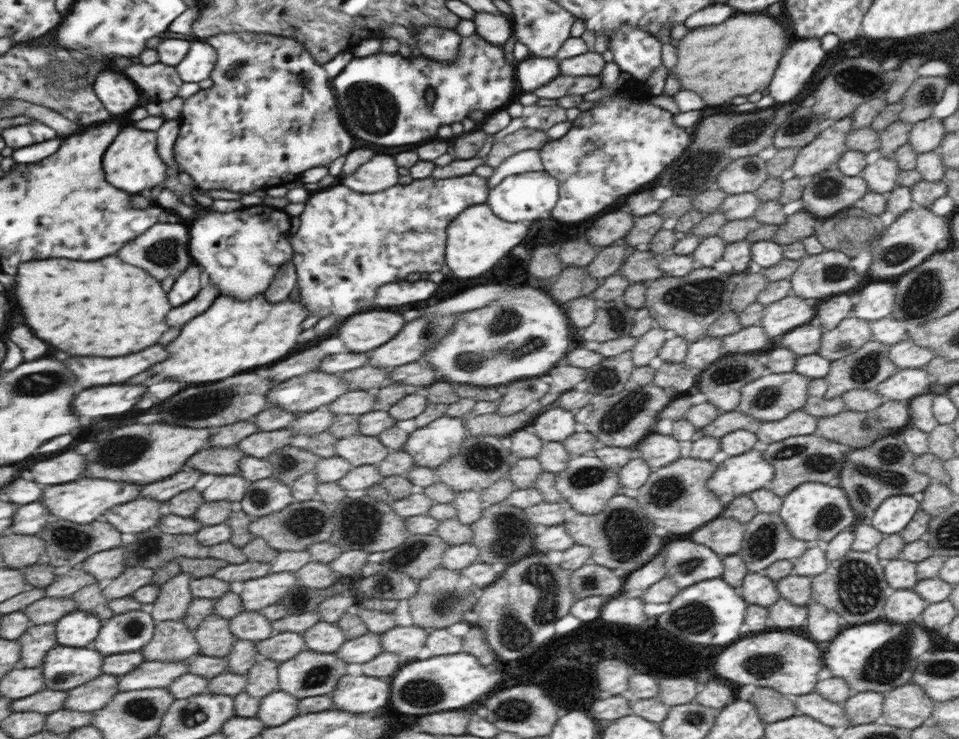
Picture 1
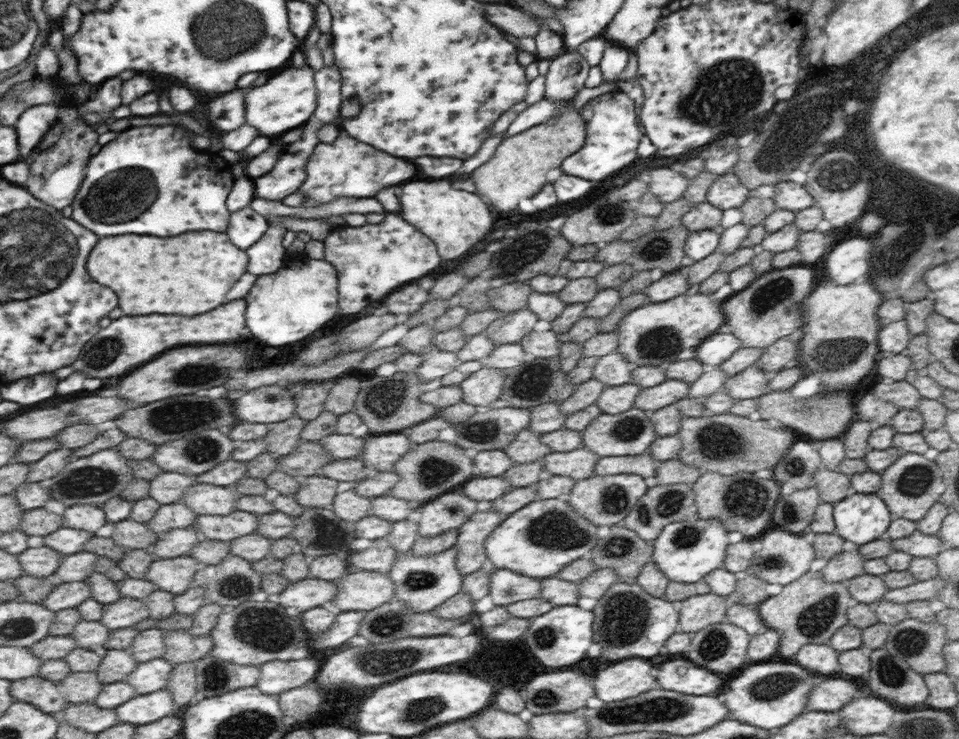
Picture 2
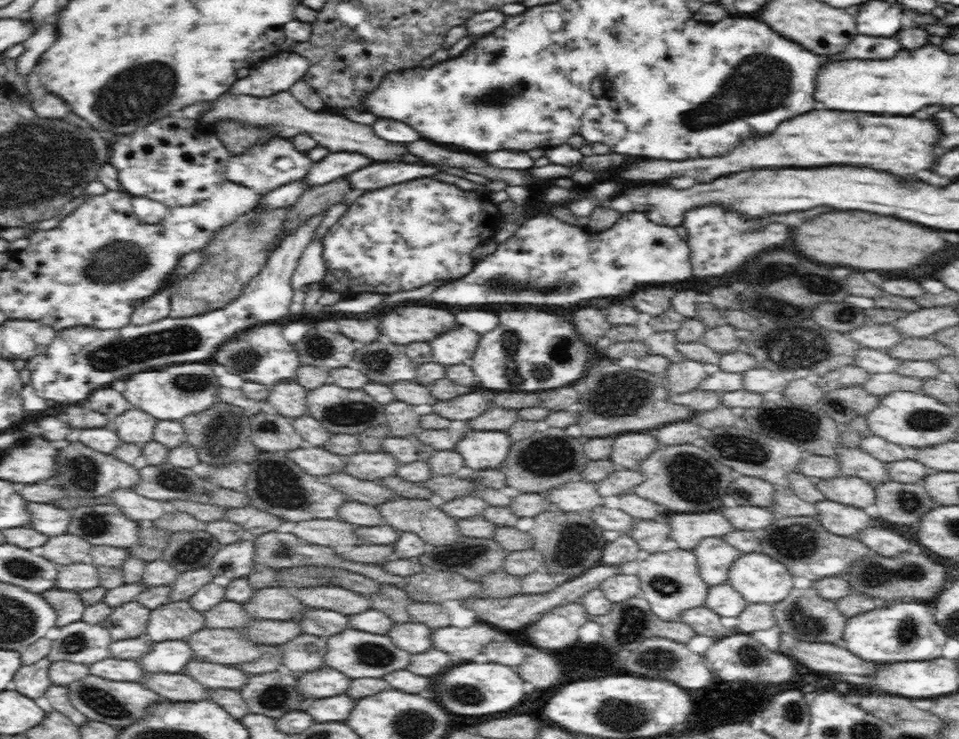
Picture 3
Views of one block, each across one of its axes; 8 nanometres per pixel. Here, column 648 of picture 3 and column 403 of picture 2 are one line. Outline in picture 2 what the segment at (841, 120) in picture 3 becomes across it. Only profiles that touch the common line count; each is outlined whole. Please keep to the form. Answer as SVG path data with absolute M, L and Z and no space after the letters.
M341 132L333 144L319 144L313 160L309 160L309 180L301 186L301 194L305 194L310 206L327 204L335 198L351 196L351 198L371 198L377 190L405 182L411 178L415 168L399 158L393 158L381 150L375 150L367 144L357 142L347 132Z

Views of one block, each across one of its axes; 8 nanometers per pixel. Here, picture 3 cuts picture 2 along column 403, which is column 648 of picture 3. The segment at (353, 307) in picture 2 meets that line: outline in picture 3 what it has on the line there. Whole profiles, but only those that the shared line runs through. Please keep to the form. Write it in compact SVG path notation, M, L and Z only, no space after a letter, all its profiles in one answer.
M537 214L528 218L522 226L520 226L512 234L506 234L497 238L497 247L492 252L484 257L474 270L468 275L460 279L451 280L445 285L440 286L430 293L428 302L442 302L442 304L454 304L454 306L480 306L480 304L538 304L538 306L564 306L564 308L572 308L572 306L584 306L588 300L592 298L608 298L608 296L624 296L628 292L632 292L634 288L640 288L644 284L656 284L656 282L676 282L676 280L686 280L690 278L691 262L690 262L690 247L686 241L682 240L674 228L666 228L666 226L656 226L650 220L646 220L642 214L622 214L622 218L616 222L616 226L608 228L600 234L590 234L590 231L582 230L582 227L569 225L560 221L560 219L552 218L552 215L542 214L542 218L538 218Z

